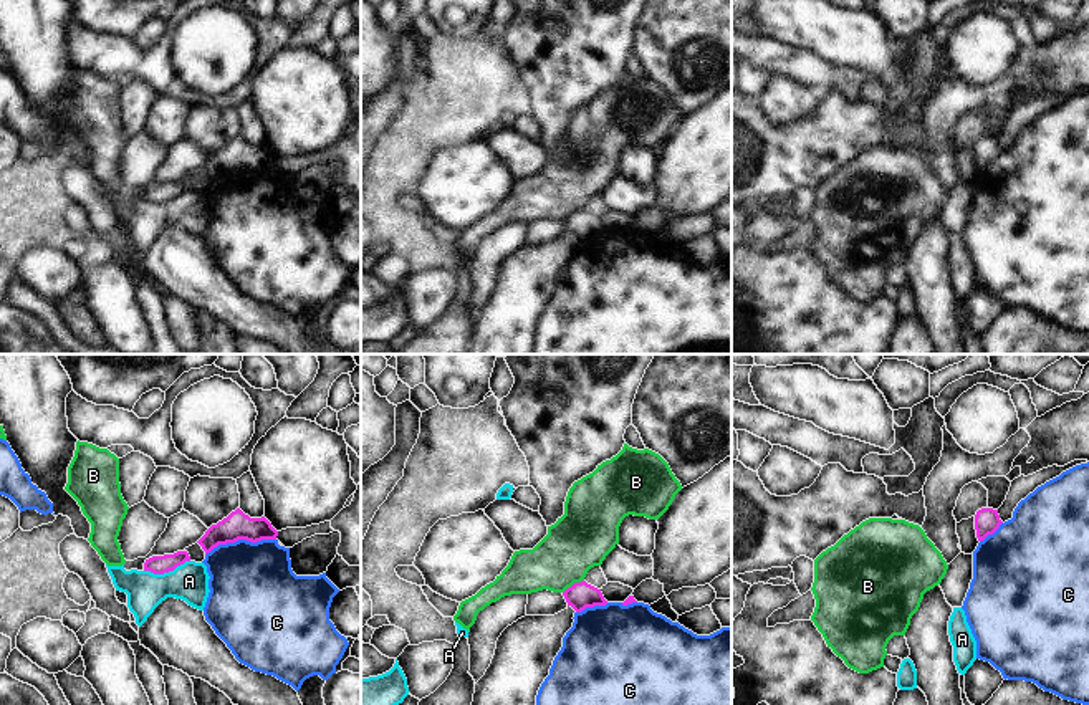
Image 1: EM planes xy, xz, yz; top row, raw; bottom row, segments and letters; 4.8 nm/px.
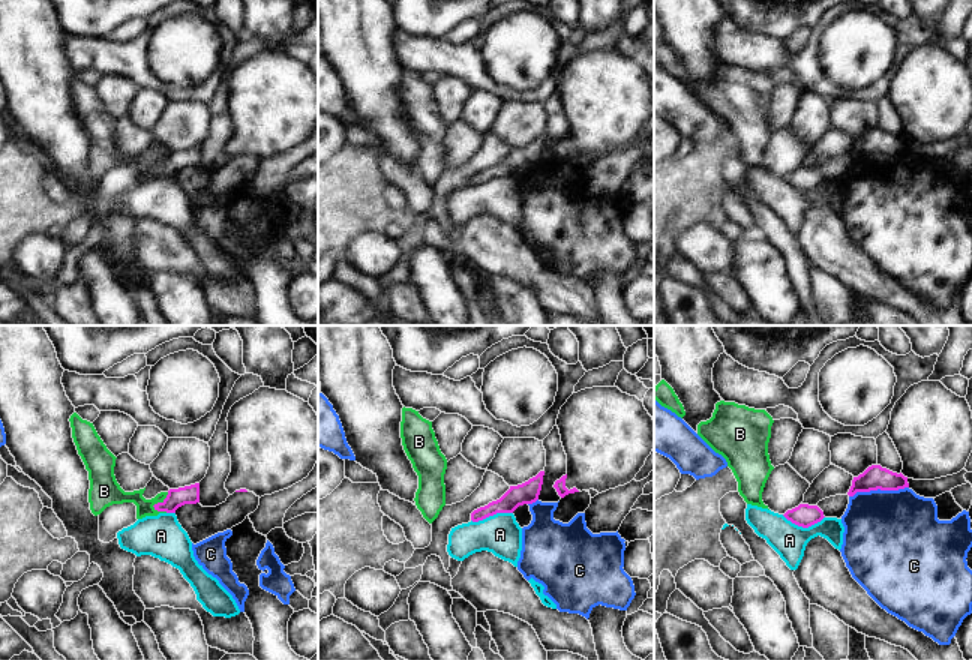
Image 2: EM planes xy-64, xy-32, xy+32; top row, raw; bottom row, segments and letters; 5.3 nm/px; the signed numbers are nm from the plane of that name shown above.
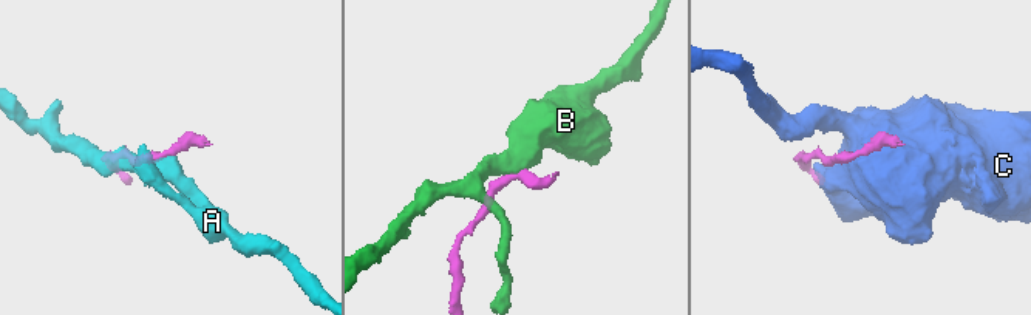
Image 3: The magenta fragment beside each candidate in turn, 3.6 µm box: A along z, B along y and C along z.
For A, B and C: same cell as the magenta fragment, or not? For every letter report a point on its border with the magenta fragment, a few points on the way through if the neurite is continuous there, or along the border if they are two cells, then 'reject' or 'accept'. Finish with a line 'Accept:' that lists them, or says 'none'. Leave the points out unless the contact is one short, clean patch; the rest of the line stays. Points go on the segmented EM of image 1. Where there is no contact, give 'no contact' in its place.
A: meets magenta in xy at (166, 571); border along xy (189, 560), (163, 573), (144, 571); reject
B: meets magenta in xz at (573, 585); border along xz (583, 580), (563, 593); reject
C: meets magenta in xy at (240, 538); border along xy (275, 538), (219, 543), (206, 555); reject
Accept: none

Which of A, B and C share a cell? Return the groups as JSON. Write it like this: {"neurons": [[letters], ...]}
{"neurons": [["A"], ["B"], ["C"]]}

